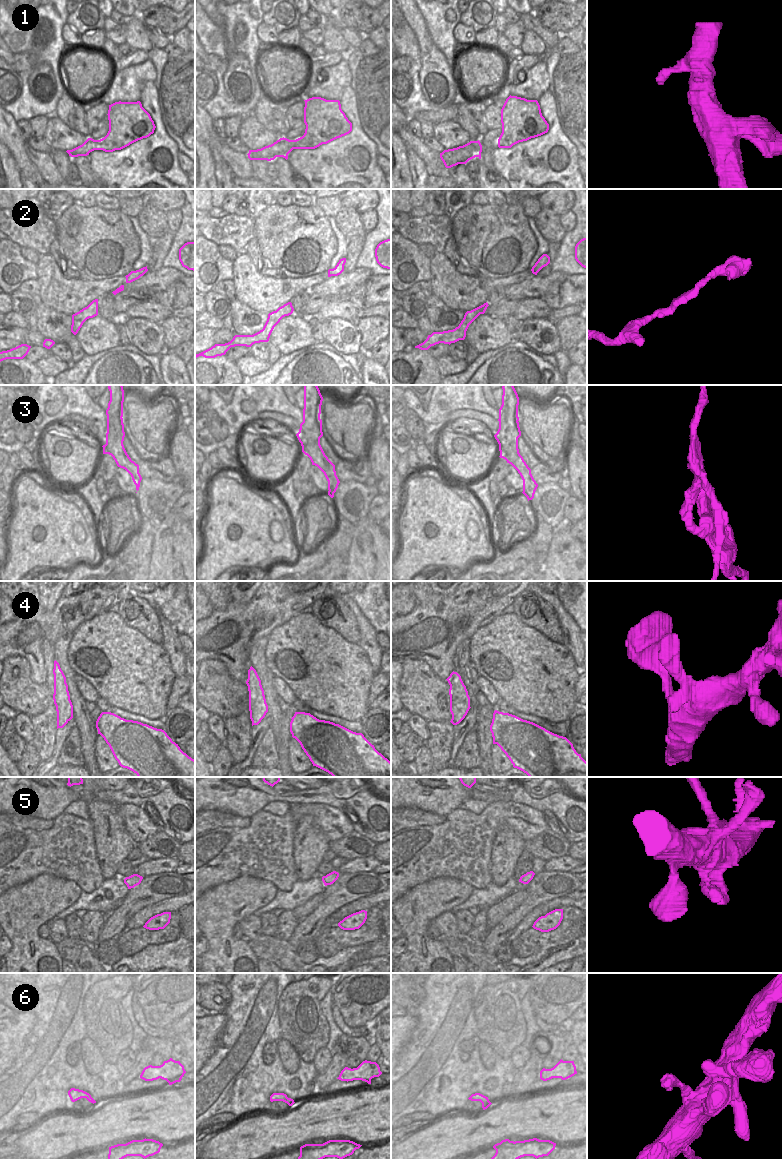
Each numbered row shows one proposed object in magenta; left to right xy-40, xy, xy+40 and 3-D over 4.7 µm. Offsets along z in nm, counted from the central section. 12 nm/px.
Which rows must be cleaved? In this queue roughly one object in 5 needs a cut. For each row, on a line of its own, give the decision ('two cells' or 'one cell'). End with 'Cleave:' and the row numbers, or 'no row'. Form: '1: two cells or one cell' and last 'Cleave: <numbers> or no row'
1: one cell
2: one cell
3: two cells
4: one cell
5: one cell
6: one cell
Cleave: 3

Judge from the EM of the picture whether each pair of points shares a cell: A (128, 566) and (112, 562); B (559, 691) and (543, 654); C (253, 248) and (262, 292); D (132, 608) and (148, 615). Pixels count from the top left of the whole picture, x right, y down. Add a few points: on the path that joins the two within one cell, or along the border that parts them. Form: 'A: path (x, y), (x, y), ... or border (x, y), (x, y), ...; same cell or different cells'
A: border (124, 543), (119, 563), (112, 570); different cells
B: path (552, 682), (552, 672), (545, 663); same cell
C: border (246, 254), (262, 274), (273, 277), (277, 276); different cells
D: path (136, 612), (139, 615), (144, 615); same cell

